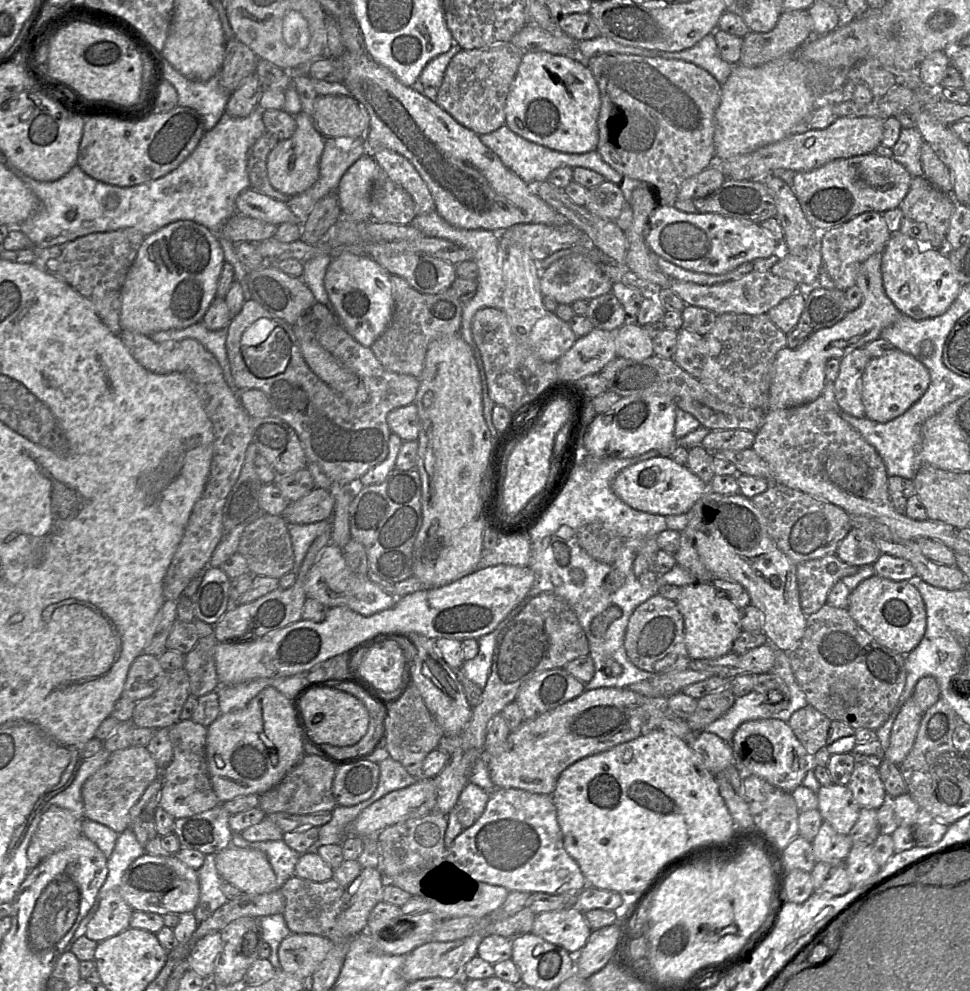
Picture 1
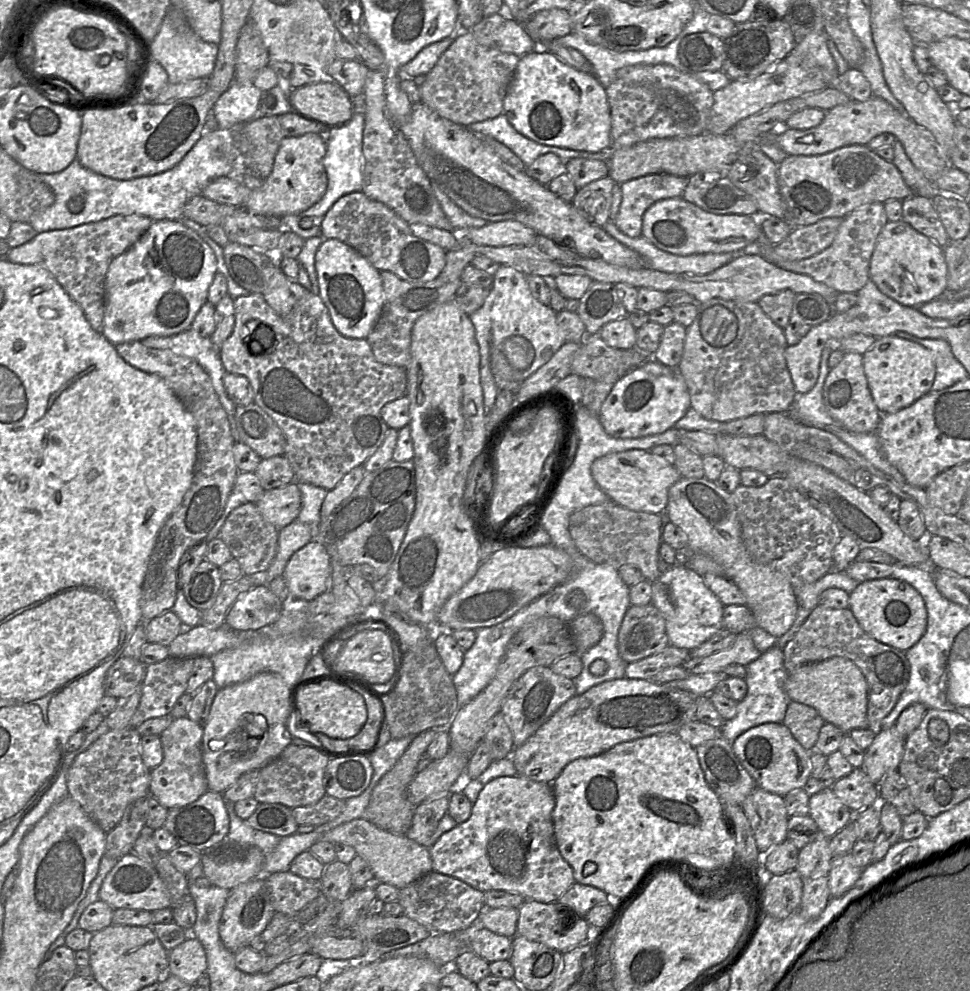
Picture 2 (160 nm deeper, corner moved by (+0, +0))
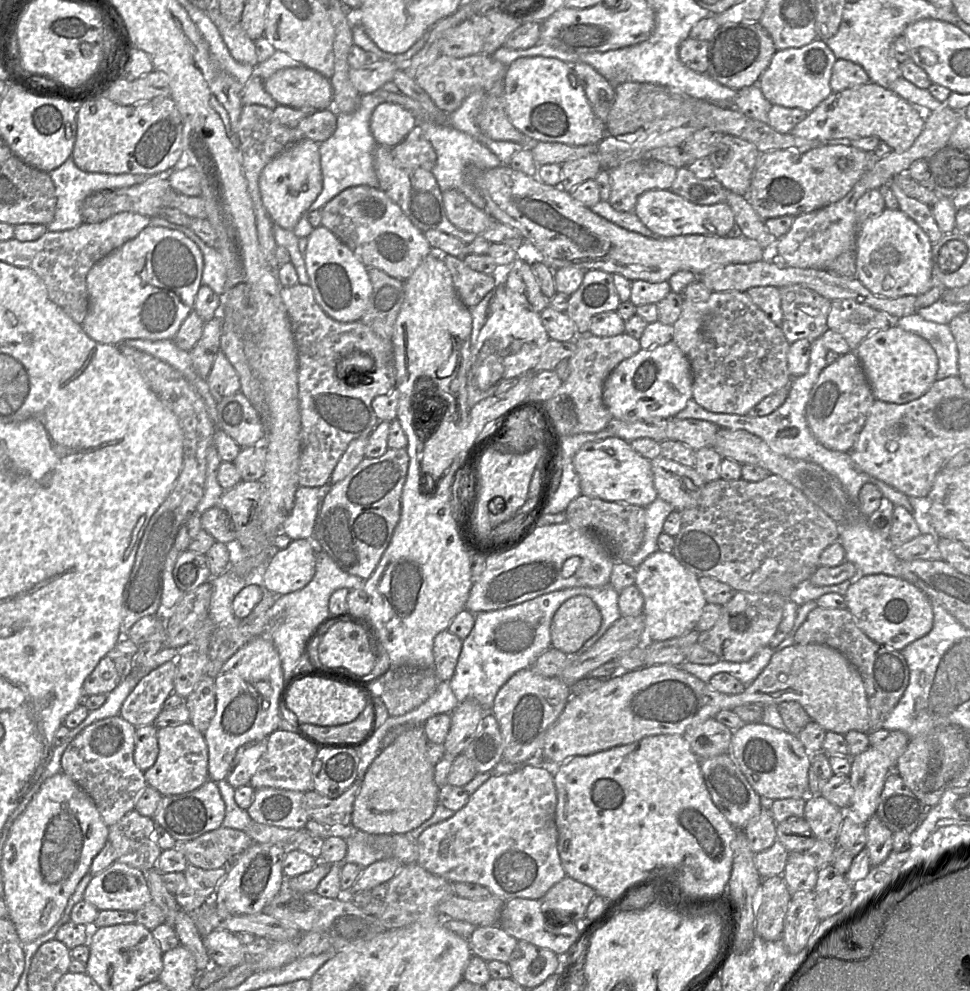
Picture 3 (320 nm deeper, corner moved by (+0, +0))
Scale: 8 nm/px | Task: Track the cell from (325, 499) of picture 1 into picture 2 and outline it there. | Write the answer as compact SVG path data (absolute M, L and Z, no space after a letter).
M297 481L265 490L261 499L255 504L262 516L280 531L297 520L300 513L301 492Z

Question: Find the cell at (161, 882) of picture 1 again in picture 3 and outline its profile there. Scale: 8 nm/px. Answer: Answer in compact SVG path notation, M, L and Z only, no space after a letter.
M114 862L94 875L87 885L83 900L100 910L136 912L152 902L146 881L146 872Z

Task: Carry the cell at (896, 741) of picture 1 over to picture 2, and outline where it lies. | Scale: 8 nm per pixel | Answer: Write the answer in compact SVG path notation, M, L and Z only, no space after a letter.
M895 725L883 729L874 737L866 749L864 762L860 767L875 784L879 785L890 771L895 771L904 754L905 738Z

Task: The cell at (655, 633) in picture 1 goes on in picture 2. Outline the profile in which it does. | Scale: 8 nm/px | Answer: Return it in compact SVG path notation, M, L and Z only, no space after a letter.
M652 604L630 606L618 632L620 657L631 663L658 654L669 646L665 619Z

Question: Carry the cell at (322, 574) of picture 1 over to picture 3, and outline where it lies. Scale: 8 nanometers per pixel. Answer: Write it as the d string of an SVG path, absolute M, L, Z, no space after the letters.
M307 539L292 540L289 545L277 551L265 568L257 573L257 580L265 591L275 595L286 595L304 588L314 577L316 553Z

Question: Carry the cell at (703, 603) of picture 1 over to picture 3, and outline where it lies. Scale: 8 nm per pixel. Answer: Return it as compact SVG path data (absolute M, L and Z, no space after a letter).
M660 550L649 555L636 568L635 585L644 598L642 615L647 641L665 641L695 630L707 604L698 580L672 553Z

